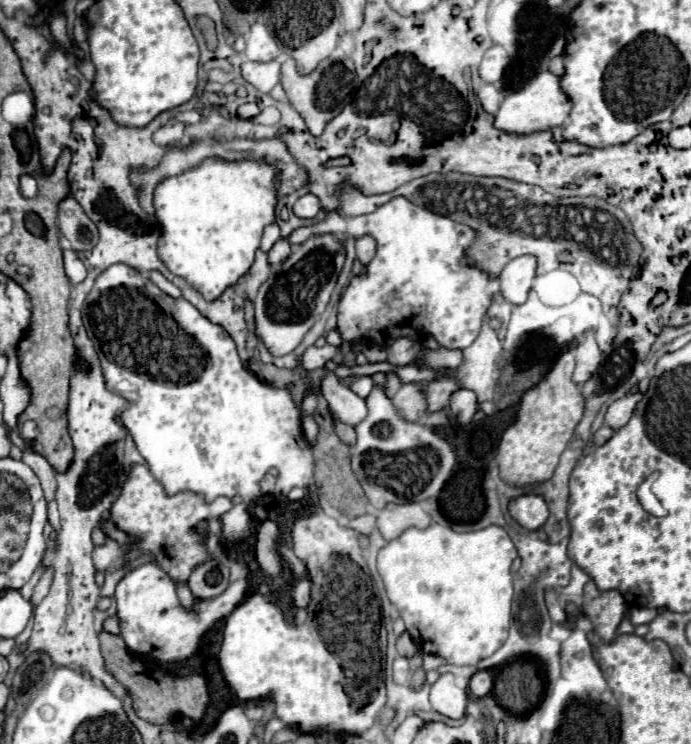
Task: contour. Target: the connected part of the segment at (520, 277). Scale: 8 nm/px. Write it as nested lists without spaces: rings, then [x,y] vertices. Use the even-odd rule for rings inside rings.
[[[519,256],[511,260],[499,274],[501,294],[511,304],[523,304],[535,278],[537,260],[533,256]]]

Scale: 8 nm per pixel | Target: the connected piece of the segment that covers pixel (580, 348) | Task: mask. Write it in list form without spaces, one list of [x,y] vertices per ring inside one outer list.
[[[587,332],[585,340],[581,344],[577,344],[575,350],[577,350],[577,368],[573,372],[573,380],[577,384],[583,384],[593,376],[593,372],[597,370],[597,366],[601,362],[601,350],[595,342],[595,334]]]

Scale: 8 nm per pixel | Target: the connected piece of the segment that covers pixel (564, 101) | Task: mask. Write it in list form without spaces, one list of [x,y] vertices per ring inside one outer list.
[[[543,70],[537,76],[533,76],[531,82],[527,82],[521,90],[505,96],[505,100],[499,106],[499,112],[495,114],[495,126],[499,130],[513,134],[531,134],[561,126],[569,116],[569,110],[571,110],[571,100],[561,88],[561,78],[549,70]]]

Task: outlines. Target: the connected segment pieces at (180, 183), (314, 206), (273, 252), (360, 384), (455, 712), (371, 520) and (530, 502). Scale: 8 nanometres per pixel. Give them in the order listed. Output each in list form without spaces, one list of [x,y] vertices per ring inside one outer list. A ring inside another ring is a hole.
[[[211,156],[201,160],[195,168],[159,182],[153,192],[155,220],[159,224],[157,254],[163,264],[167,264],[169,272],[183,278],[205,300],[217,300],[227,288],[233,288],[239,278],[245,276],[251,268],[255,252],[259,250],[263,228],[275,222],[275,206],[279,200],[277,174],[279,168],[275,164],[269,164],[265,158],[229,162]]]
[[[311,192],[303,194],[303,196],[293,204],[293,212],[295,212],[297,216],[301,216],[301,218],[313,218],[313,216],[319,212],[319,208],[321,208],[321,202],[319,202],[319,198],[317,198],[315,194],[311,194]]]
[[[281,238],[281,240],[277,240],[277,244],[269,250],[269,264],[271,264],[271,268],[277,268],[287,256],[289,256],[289,252],[291,252],[291,246],[289,246],[289,242],[285,240],[285,238]]]
[[[359,376],[357,380],[353,380],[353,382],[349,384],[349,388],[351,388],[357,396],[367,398],[369,392],[373,390],[373,380],[371,380],[371,376]]]
[[[441,674],[441,678],[431,686],[431,706],[443,716],[455,720],[461,718],[465,714],[467,702],[467,692],[455,684],[453,674]]]
[[[363,514],[363,516],[357,516],[349,522],[349,528],[361,532],[361,534],[371,534],[371,530],[375,528],[375,516],[373,514]]]
[[[535,494],[521,496],[521,498],[513,500],[509,504],[509,514],[517,524],[521,524],[529,532],[543,528],[543,524],[549,518],[549,510],[547,510],[545,500],[541,496],[535,496]]]

